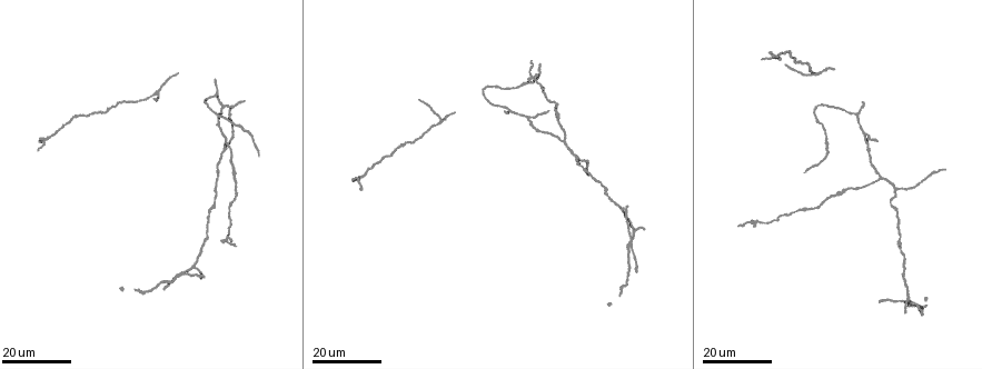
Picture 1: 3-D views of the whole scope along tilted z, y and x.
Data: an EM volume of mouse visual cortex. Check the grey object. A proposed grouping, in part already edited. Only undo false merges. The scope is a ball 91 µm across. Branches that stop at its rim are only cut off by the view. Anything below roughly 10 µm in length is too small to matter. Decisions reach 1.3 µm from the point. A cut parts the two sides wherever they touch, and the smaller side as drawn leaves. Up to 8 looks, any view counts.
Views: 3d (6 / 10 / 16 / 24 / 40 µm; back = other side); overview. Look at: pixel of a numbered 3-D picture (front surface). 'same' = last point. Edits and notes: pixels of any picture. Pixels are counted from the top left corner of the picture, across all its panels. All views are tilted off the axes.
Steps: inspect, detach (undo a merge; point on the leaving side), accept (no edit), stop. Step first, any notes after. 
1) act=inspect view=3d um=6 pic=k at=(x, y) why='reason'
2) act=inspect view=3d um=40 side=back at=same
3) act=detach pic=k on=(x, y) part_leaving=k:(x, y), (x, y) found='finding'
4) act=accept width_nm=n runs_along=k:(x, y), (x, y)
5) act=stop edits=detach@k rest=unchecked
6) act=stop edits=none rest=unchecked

act=inspect view=3d um=24 pic=1 at=(227, 150) why='three-way junction'

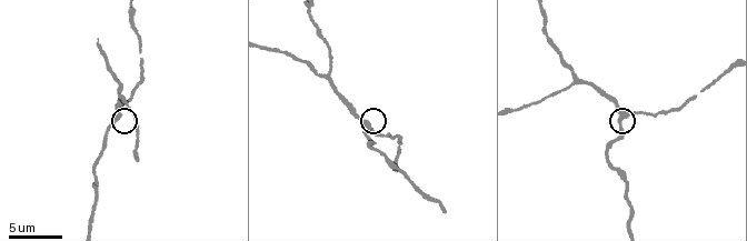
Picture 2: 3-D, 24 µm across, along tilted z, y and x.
act=inspect view=3d um=6 pic=2 at=(627, 115)

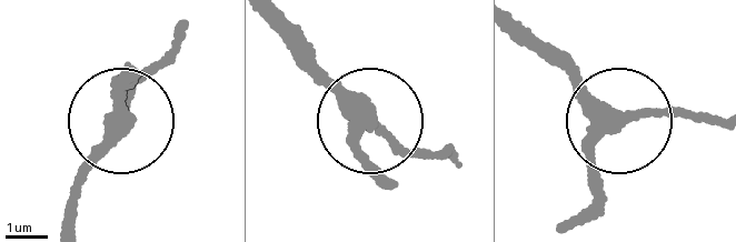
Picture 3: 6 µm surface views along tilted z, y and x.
act=accept width_nm=330 runs_along=3:(521, 42), (629, 121), (715, 122) found='continuous, no second neuron'

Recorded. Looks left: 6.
act=inspect view=3d um=10 pic=2 at=(574, 82) why='arms part here'

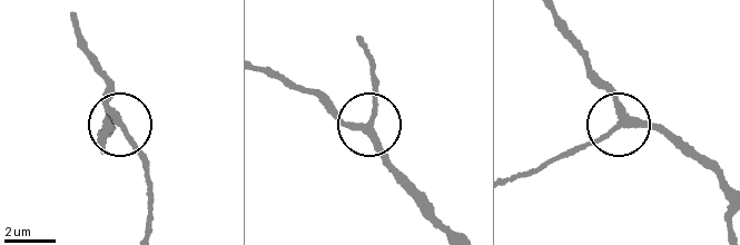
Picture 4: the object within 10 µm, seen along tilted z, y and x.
act=inspect view=3d um=6 pic=4 at=(372, 128)

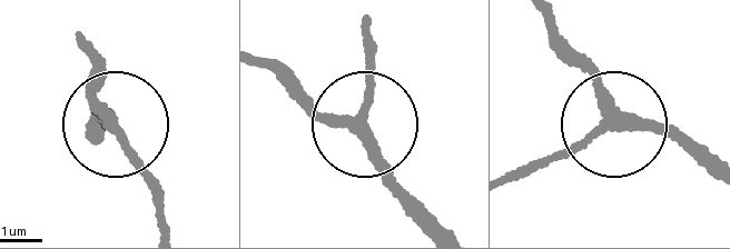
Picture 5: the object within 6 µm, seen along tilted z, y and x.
act=accept arms=3 runs_along=5:(86, 52), (97, 99), (158, 183) found='continuous, no second neuron'

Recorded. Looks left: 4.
act=inspect view=3d um=16 pic=1 at=(794, 62) why='calibre changes'

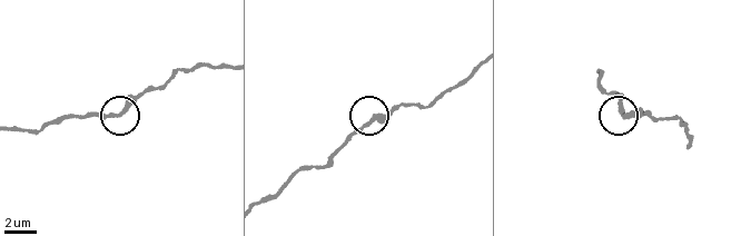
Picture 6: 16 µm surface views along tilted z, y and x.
act=inspect view=3d um=10 pic=6 at=(117, 116)

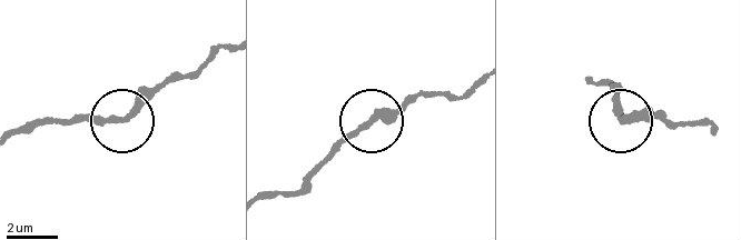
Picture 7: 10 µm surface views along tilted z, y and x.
act=accept width_nm=250 runs_along=7:(475, 83), (453, 100), (434, 94), (375, 116), (316, 171) found='continuous, no second neuron'

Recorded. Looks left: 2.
act=inspect view=3d um=16 pic=1 at=(534, 77)

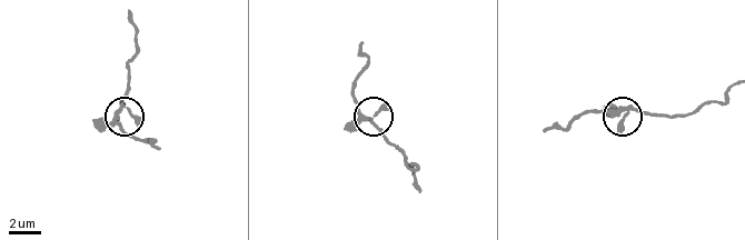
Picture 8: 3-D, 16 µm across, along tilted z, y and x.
act=inspect view=3d um=6 pic=8 at=(360, 117) why='zoom in'

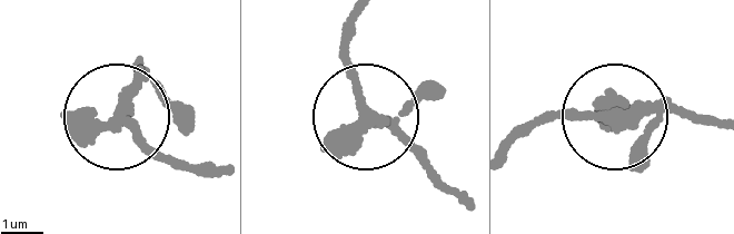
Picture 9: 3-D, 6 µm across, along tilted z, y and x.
act=accept arms=3 runs_along=9:(714, 126), (641, 108), (511, 133) found='one neuron here'

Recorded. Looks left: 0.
act=stop edits=none rest=unchecked

